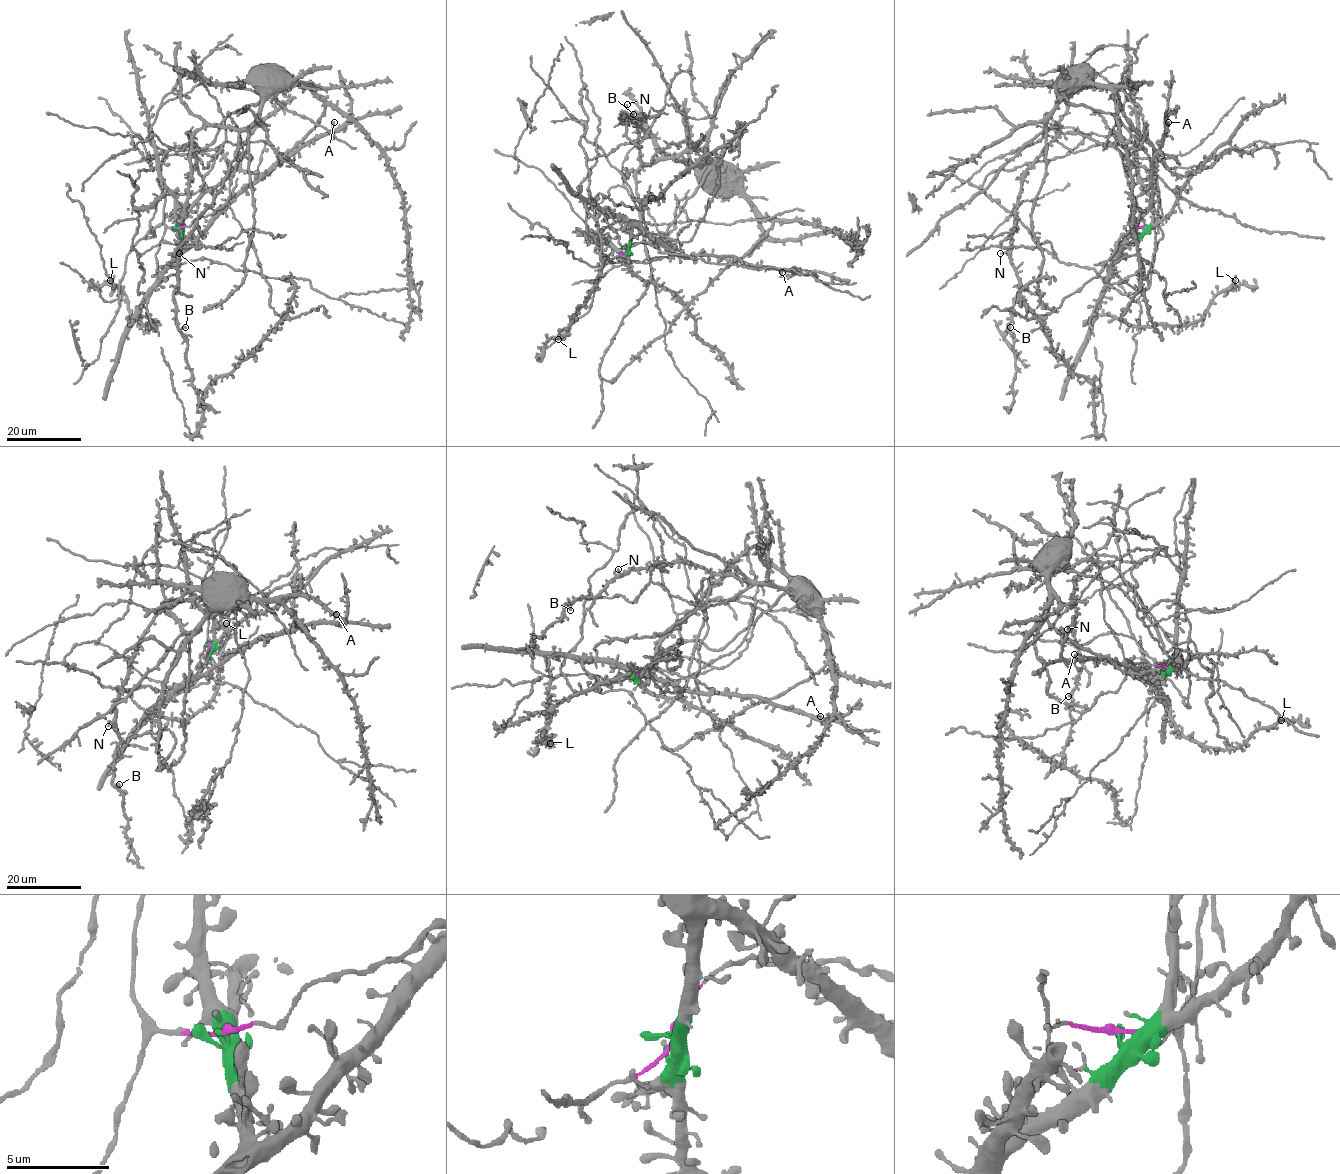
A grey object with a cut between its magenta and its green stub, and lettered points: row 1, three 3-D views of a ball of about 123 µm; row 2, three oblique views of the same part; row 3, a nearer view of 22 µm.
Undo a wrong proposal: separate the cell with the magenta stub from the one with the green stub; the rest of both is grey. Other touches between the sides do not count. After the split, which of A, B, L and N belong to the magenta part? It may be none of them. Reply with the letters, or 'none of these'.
B, N

